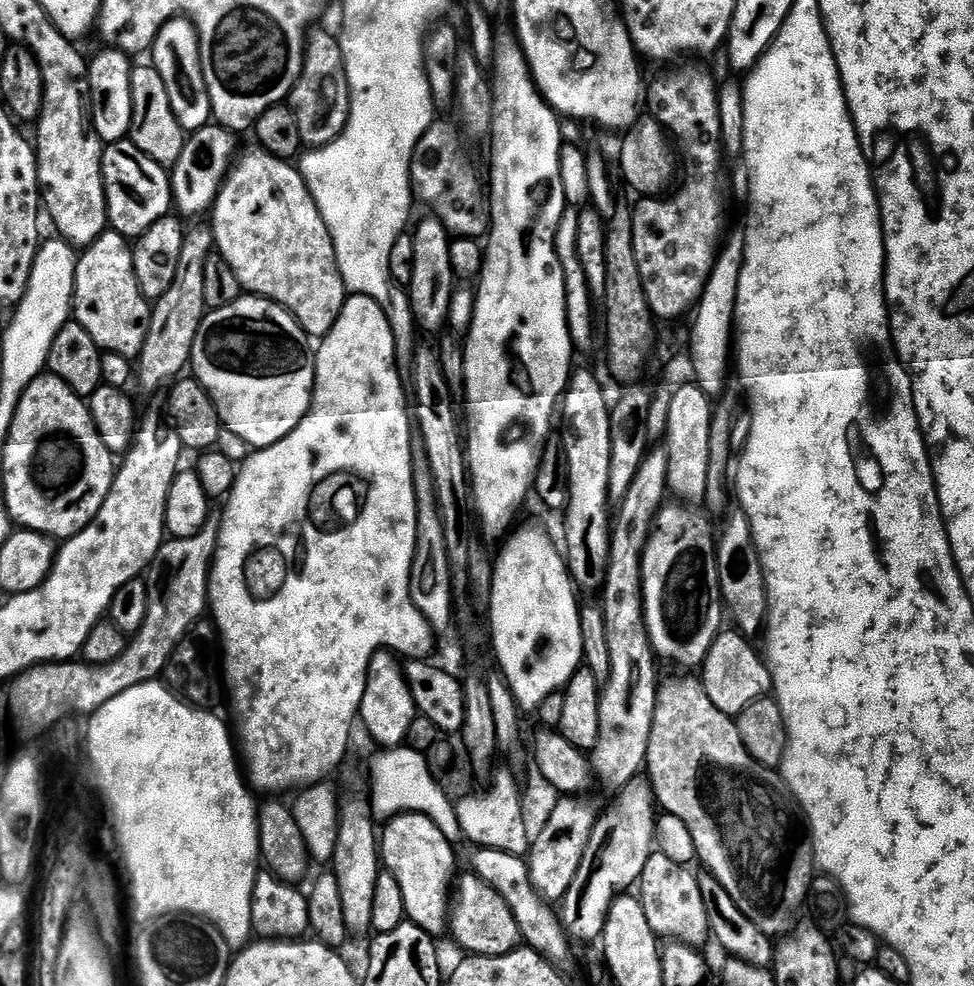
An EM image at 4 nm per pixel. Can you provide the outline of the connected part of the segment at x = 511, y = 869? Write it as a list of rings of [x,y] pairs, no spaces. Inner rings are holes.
[[[481,847],[476,853],[477,856],[472,860],[473,866],[476,867],[475,875],[505,899],[520,927],[523,943],[533,948],[551,964],[555,964],[557,968],[567,969],[567,964],[572,960],[570,937],[561,924],[561,917],[548,909],[551,908],[549,901],[545,900],[532,885],[529,861],[523,856],[515,856],[494,848]]]

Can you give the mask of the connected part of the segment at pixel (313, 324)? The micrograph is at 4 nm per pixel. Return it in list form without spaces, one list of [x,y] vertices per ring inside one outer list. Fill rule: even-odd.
[[[255,150],[240,165],[231,169],[210,208],[214,248],[234,270],[245,293],[272,300],[293,316],[312,338],[323,338],[338,322],[344,308],[346,289],[338,270],[334,242],[330,230],[306,186],[299,167],[278,160],[269,152]]]

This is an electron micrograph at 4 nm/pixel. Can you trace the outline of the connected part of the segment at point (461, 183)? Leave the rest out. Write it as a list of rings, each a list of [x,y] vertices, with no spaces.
[[[434,122],[418,142],[412,155],[412,190],[417,201],[429,208],[431,215],[444,224],[453,237],[479,241],[490,231],[490,208],[482,180],[468,165],[454,129]]]

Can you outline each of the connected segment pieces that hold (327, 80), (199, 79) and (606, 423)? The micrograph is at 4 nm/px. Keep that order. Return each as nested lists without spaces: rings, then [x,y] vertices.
[[[328,32],[311,33],[304,54],[304,68],[290,97],[298,118],[298,130],[302,130],[304,144],[323,146],[331,144],[344,133],[348,124],[348,75],[344,69],[344,55],[339,39]]]
[[[187,18],[167,20],[157,34],[156,41],[152,43],[151,56],[151,63],[158,70],[158,74],[162,74],[162,82],[166,82],[166,90],[170,94],[170,106],[185,133],[191,134],[208,126],[213,119],[212,99],[206,86],[200,34],[195,24]]]
[[[584,368],[581,370],[573,371],[571,380],[568,381],[568,390],[562,397],[562,416],[564,412],[564,445],[562,445],[562,451],[564,457],[568,460],[568,489],[570,490],[570,498],[568,499],[568,507],[563,513],[562,519],[564,519],[564,544],[566,549],[566,563],[569,572],[572,573],[572,583],[581,593],[584,592],[596,592],[599,593],[605,585],[605,580],[608,574],[609,552],[611,550],[612,533],[610,531],[610,514],[608,518],[607,508],[610,507],[610,499],[608,494],[608,487],[610,486],[611,476],[611,454],[612,454],[612,440],[611,440],[611,416],[612,408],[610,407],[610,401],[604,397],[604,388],[596,381],[596,376],[590,369]]]

